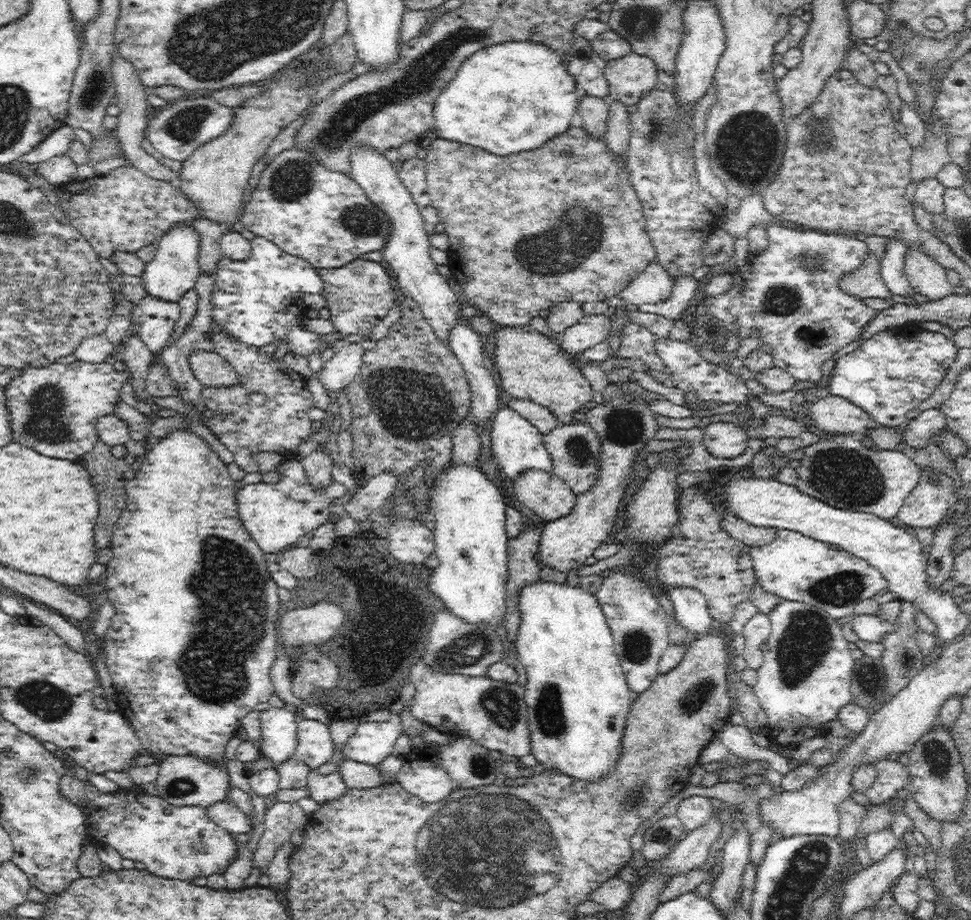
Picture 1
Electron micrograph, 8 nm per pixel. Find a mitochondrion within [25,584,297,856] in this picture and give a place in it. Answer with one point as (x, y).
(183, 786)

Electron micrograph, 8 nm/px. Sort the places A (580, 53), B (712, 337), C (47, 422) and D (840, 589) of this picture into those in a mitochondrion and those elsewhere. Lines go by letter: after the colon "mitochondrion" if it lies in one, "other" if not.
A: mitochondrion
B: mitochondrion
C: mitochondrion
D: mitochondrion

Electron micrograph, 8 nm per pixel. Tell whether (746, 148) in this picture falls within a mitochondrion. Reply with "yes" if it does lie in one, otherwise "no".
yes

